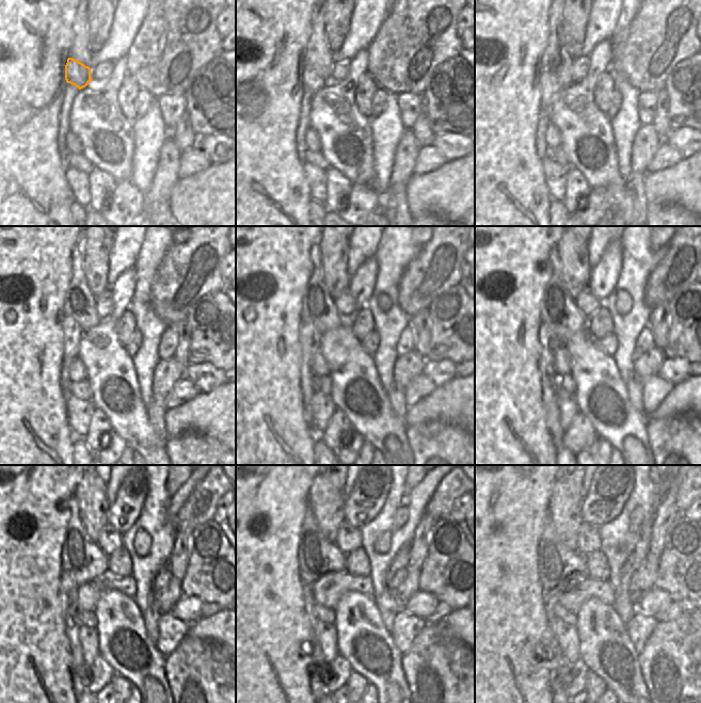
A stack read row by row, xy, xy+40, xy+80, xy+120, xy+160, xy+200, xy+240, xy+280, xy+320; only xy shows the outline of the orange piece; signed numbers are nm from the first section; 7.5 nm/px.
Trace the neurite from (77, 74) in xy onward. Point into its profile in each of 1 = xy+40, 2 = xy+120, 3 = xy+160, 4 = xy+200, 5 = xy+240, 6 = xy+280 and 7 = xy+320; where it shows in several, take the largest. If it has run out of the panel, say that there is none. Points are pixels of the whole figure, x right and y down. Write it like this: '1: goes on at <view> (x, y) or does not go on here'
1: goes on at xy+40 (314, 81)
2: goes on at xy+120 (72, 332)
3: goes on at xy+160 (309, 338)
4: goes on at xy+200 (550, 342)
5: goes on at xy+240 (79, 671)
6: goes on at xy+280 (319, 672)
7: goes on at xy+320 (559, 680)

